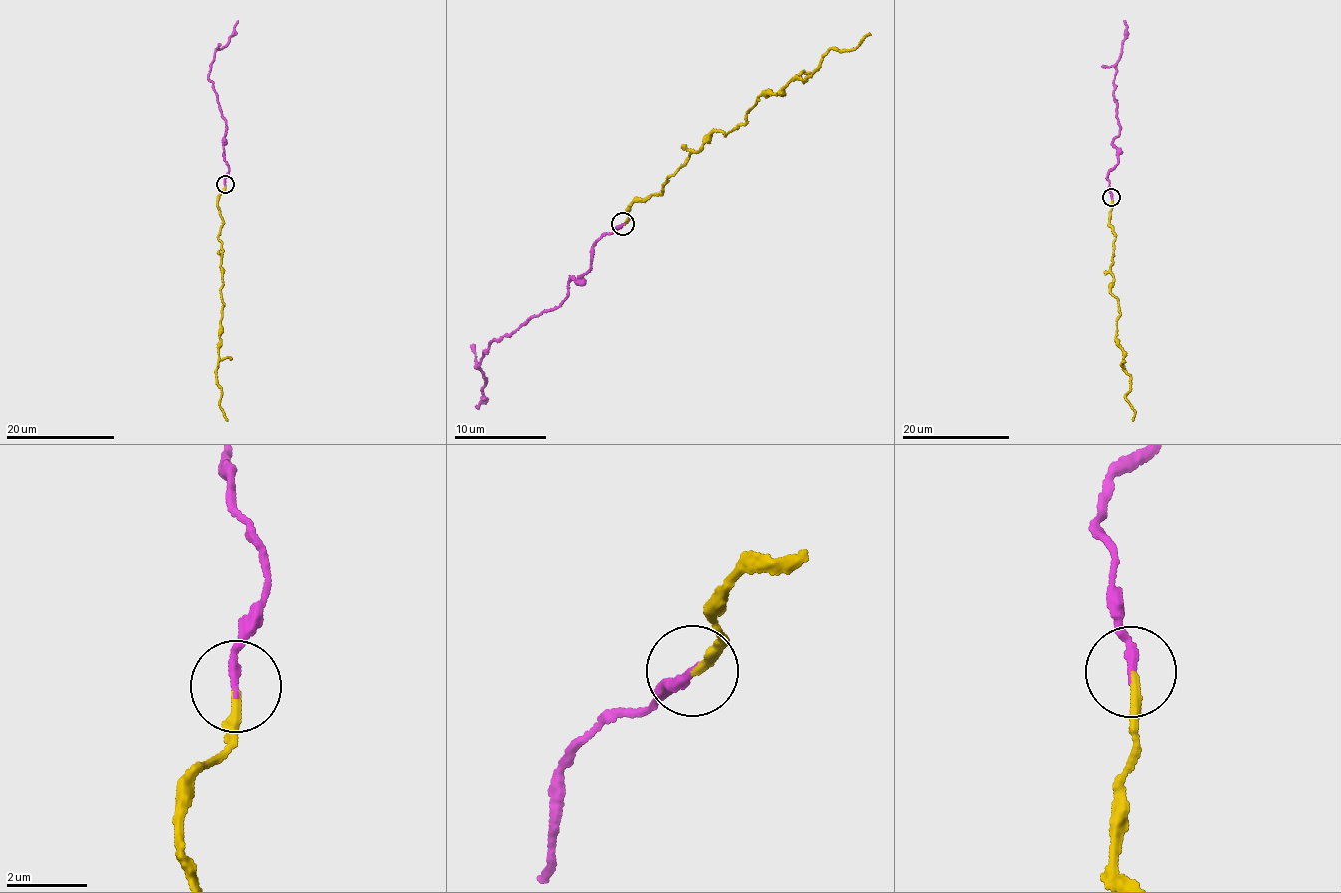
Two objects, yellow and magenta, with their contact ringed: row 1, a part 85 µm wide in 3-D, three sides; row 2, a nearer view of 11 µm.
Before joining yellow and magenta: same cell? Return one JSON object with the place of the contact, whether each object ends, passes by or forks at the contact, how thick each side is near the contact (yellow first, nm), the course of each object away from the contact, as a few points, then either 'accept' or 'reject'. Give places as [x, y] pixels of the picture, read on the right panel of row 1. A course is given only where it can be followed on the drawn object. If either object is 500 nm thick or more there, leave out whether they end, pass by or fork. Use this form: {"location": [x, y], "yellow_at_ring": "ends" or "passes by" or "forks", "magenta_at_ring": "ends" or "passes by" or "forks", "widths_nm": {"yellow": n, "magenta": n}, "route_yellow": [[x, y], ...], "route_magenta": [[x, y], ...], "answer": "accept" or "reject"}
{"location": [1111, 197], "yellow_at_ring": "ends", "magenta_at_ring": "ends", "widths_nm": {"yellow": 200, "magenta": 200}, "route_yellow": [[1111, 197], [1111, 294], [1118, 301], [1116, 344], [1131, 378], [1124, 400], [1133, 420]], "route_magenta": [[1111, 197], [1108, 171], [1118, 163], [1118, 149], [1113, 142], [1120, 127], [1113, 91], [1126, 25], [1123, 20]], "answer": "accept"}

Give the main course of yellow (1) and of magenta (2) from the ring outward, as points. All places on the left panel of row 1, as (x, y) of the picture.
1: (224, 183), (218, 200), (224, 304), (216, 383), (227, 420)
2: (224, 183), (229, 172), (223, 152), (226, 119), (209, 78), (209, 69), (214, 53), (227, 43), (238, 20)

